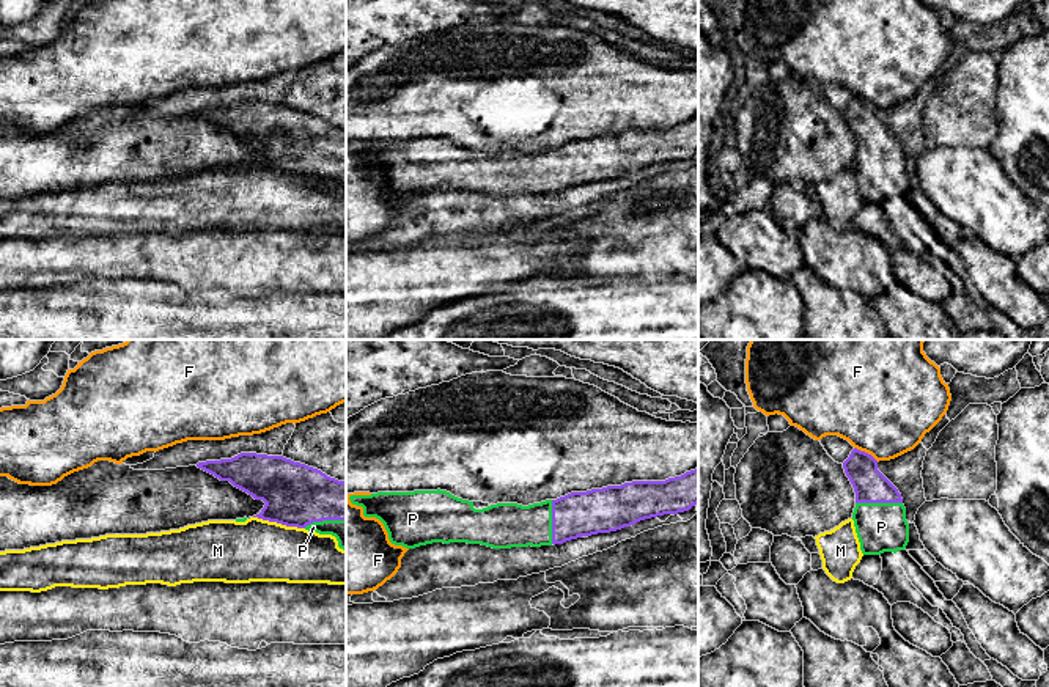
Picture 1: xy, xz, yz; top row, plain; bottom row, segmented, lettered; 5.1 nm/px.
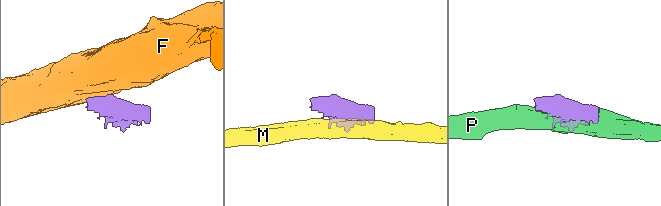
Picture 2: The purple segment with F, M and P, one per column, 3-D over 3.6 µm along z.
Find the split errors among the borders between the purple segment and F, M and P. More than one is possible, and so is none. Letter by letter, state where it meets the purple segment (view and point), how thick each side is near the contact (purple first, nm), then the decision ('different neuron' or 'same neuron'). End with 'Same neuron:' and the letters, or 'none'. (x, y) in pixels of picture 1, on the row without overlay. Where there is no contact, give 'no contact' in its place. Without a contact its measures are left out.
F: yz (867, 101) | 170/500 nm | different neuron
M: xy (279, 170) | 320/320 nm | different neuron
P: yz (879, 150) | 170/260 nm | same neuron
Same neuron: P

